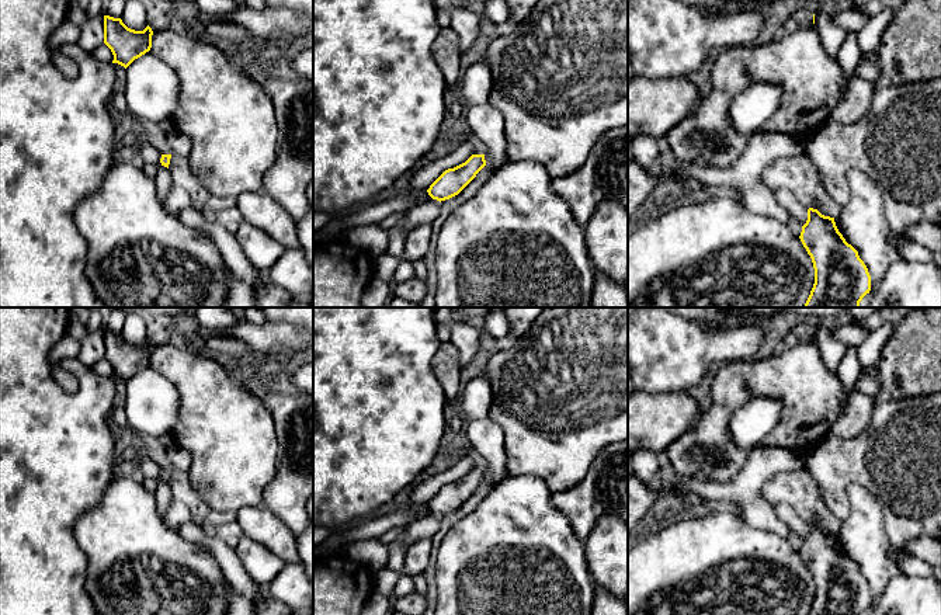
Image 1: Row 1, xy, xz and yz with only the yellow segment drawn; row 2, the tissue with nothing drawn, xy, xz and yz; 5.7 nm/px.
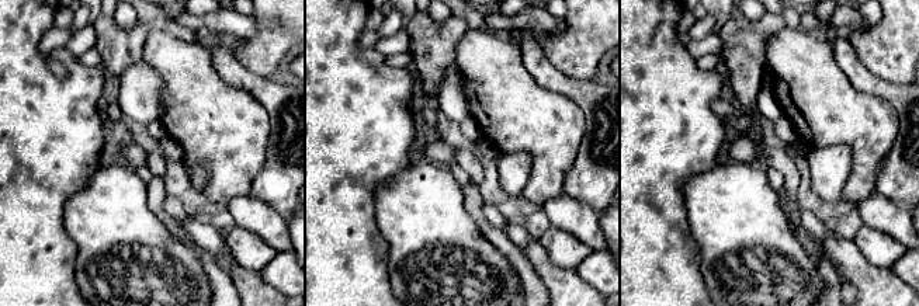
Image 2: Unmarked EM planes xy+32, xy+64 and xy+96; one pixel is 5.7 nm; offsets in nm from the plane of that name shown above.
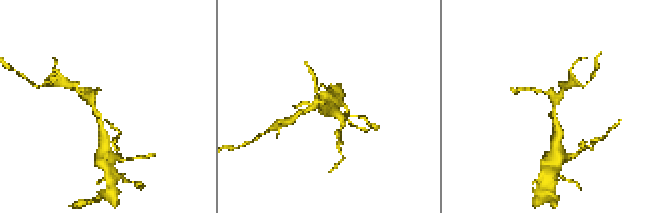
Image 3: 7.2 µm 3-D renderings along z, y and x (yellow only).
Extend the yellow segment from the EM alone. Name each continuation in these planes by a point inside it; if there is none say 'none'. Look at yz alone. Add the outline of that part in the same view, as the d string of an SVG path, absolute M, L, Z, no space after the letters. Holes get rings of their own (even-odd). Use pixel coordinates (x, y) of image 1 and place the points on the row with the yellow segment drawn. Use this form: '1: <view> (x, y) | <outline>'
none

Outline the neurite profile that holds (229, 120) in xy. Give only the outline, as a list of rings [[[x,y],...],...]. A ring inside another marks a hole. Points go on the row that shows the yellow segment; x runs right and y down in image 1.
[[[170,28],[152,35],[152,52],[177,76],[180,100],[171,117],[174,129],[191,142],[188,156],[195,178],[213,195],[216,204],[230,204],[243,192],[263,191],[263,178],[277,160],[277,118],[270,95],[251,79],[239,73],[226,59],[223,51],[211,41],[191,38]]]

